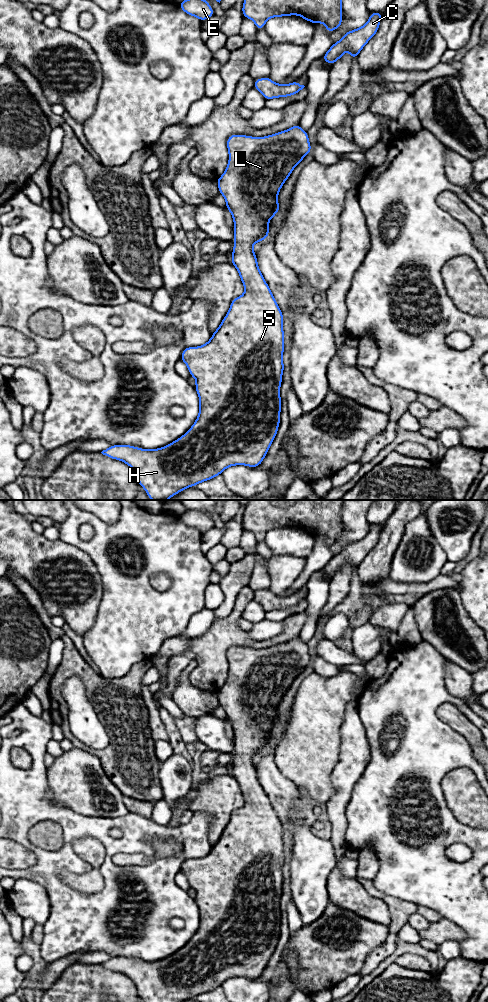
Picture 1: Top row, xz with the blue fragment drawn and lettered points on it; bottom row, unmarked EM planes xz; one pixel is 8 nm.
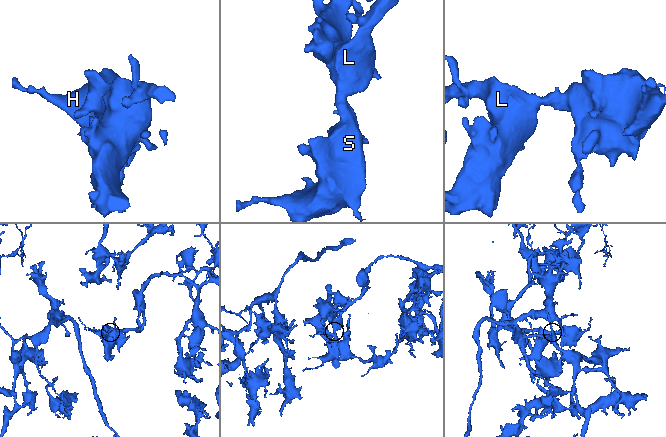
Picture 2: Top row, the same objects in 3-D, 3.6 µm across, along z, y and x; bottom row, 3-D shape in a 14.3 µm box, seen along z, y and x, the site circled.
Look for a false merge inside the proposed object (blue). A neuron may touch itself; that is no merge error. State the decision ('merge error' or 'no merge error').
no merge error

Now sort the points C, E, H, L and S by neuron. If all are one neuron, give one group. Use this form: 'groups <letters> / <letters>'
groups C E H L S

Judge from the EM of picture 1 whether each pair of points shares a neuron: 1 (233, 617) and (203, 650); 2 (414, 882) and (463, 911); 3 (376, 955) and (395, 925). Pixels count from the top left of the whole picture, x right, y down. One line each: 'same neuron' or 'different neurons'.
1: same neuron
2: same neuron
3: same neuron

